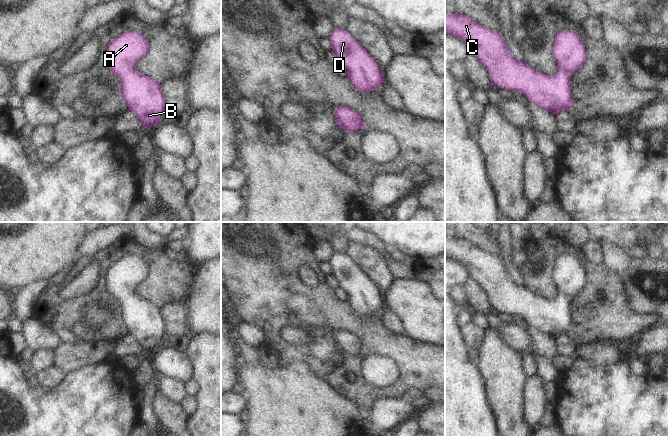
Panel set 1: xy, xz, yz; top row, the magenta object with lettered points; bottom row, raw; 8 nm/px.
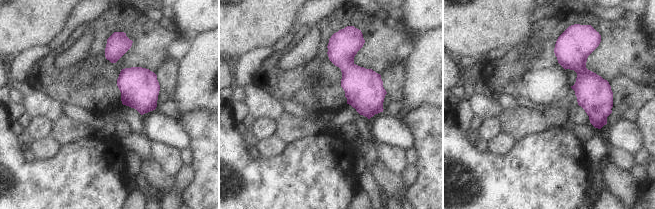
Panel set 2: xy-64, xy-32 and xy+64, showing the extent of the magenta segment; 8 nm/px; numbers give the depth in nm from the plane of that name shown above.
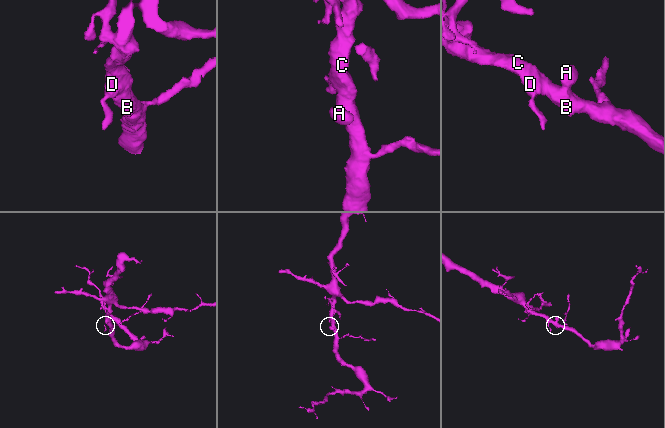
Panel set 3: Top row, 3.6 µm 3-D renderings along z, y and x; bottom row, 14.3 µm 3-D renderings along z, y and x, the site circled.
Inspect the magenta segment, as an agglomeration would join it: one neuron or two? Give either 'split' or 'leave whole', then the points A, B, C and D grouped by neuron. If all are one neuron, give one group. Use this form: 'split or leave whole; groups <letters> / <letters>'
leave whole; groups A B C D

